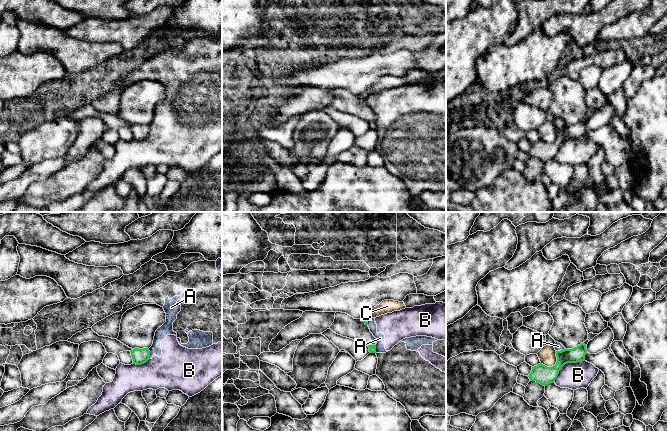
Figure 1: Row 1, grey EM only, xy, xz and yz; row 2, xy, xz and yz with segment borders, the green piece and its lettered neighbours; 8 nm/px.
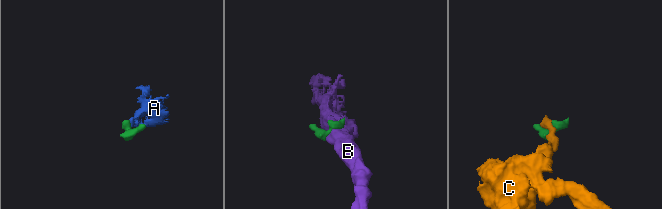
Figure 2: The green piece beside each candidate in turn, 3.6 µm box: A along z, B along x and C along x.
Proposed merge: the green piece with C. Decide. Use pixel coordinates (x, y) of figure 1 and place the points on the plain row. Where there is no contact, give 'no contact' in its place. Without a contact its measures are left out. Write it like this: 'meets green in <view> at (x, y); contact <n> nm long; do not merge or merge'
meets green in yz at (554, 141); contact 170 nm long; do not merge

